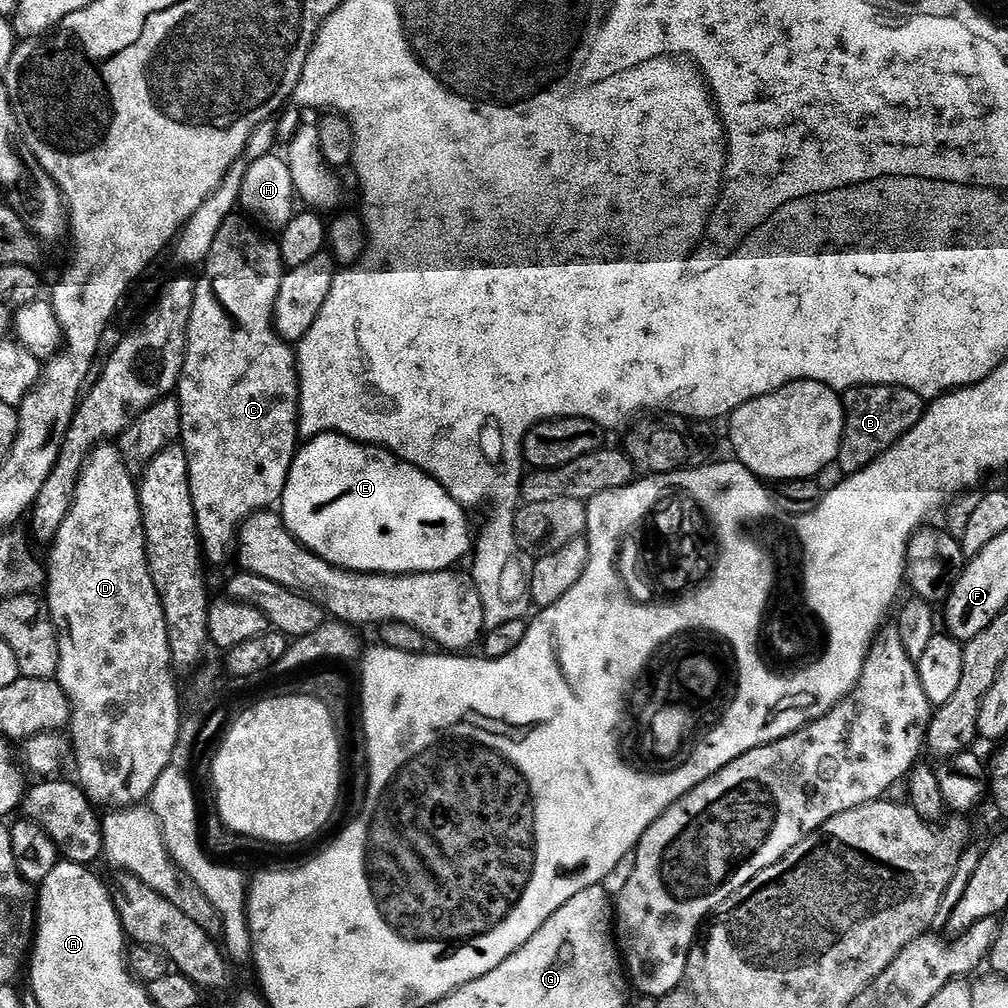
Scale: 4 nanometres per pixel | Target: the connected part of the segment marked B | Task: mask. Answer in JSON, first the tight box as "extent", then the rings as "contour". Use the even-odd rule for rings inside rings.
{"extent":[838,384,925,473],"contour":[[[859,384],[842,396],[844,429],[838,457],[845,473],[861,472],[884,452],[889,452],[915,424],[924,417],[925,397],[897,384]]]}

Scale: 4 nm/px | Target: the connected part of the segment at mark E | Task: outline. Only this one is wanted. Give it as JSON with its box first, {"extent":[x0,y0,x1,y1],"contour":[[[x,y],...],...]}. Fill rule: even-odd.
{"extent":[282,432,474,572],"contour":[[[325,432],[323,435],[311,437],[305,444],[308,445],[305,448],[303,445],[297,451],[296,461],[292,464],[288,475],[288,485],[282,501],[282,515],[284,525],[289,532],[304,547],[322,557],[323,560],[329,560],[338,568],[349,568],[351,572],[441,572],[444,568],[459,565],[459,560],[473,551],[474,528],[472,532],[471,526],[468,525],[468,516],[460,505],[463,503],[449,489],[442,487],[433,476],[427,476],[422,469],[399,460],[395,454],[383,446],[363,444],[357,440],[351,440],[348,436],[341,436],[339,432]]]}

